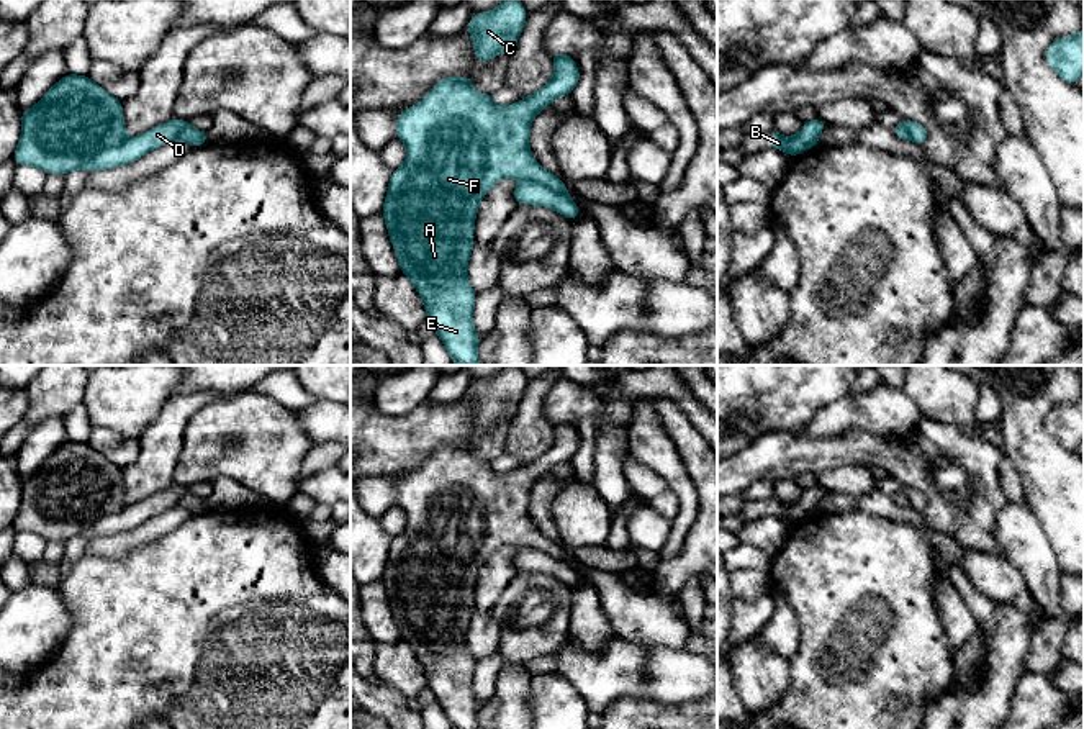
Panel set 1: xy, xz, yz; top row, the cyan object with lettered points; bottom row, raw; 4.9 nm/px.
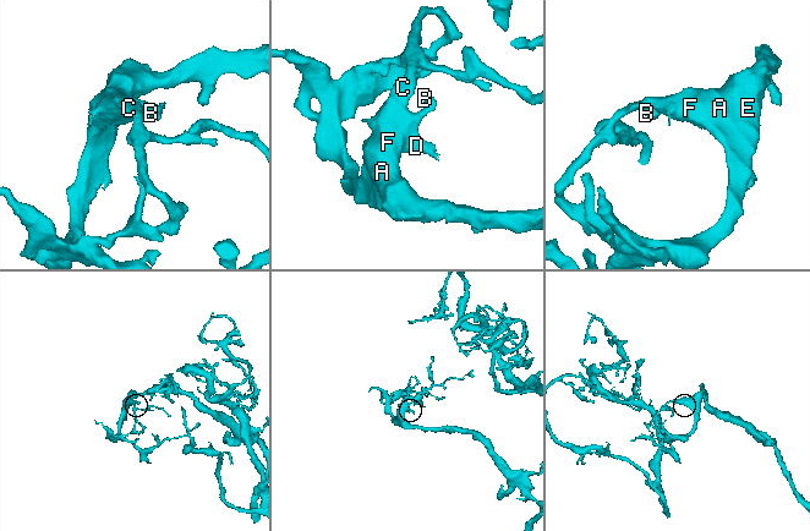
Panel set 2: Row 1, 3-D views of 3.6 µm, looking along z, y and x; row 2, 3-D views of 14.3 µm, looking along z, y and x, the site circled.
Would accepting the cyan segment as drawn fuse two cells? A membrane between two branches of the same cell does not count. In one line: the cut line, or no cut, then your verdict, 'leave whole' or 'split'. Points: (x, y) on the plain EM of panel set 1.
cut xz (524, 546), (534, 546), (564, 561), (572, 569); split

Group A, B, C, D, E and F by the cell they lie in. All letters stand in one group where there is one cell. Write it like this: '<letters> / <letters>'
A B C E F / D

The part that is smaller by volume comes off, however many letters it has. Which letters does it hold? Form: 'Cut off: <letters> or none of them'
Cut off: D

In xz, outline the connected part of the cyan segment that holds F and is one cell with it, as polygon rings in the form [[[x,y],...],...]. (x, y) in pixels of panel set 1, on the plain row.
[[[550,419],[553,444],[521,469],[498,473],[491,460],[478,460],[472,444],[447,442],[416,472],[396,487],[396,505],[406,513],[404,531],[393,537],[382,583],[388,595],[401,641],[424,668],[427,688],[444,709],[454,729],[478,729],[480,703],[473,695],[477,660],[467,644],[475,614],[473,593],[478,572],[490,555],[504,544],[535,547],[571,567],[567,552],[544,537],[529,516],[534,483],[562,462],[571,462],[580,437],[571,423]]]

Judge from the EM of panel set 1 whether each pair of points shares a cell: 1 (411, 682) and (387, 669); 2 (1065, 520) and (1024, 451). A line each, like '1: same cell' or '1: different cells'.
1: same cell
2: same cell

